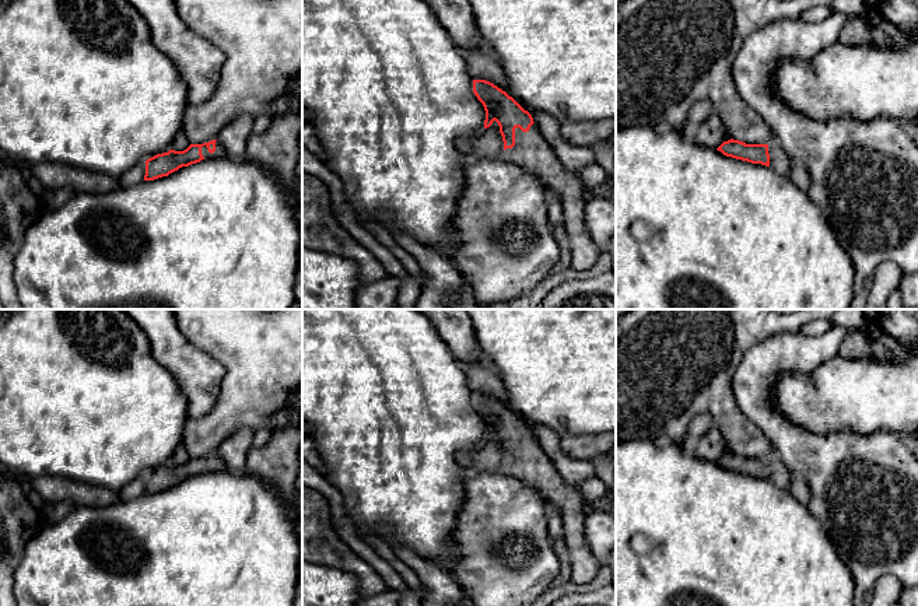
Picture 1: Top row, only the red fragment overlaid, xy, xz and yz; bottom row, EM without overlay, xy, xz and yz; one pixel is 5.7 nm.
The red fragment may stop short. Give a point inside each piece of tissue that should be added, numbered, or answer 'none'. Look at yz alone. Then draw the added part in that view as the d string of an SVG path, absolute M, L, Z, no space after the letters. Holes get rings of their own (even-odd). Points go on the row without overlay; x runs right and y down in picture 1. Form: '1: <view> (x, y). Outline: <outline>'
1: yz (775, 465). Outline: M778 456L768 458L770 476L777 476L777 486L782 490L788 490L792 473L784 465Z

